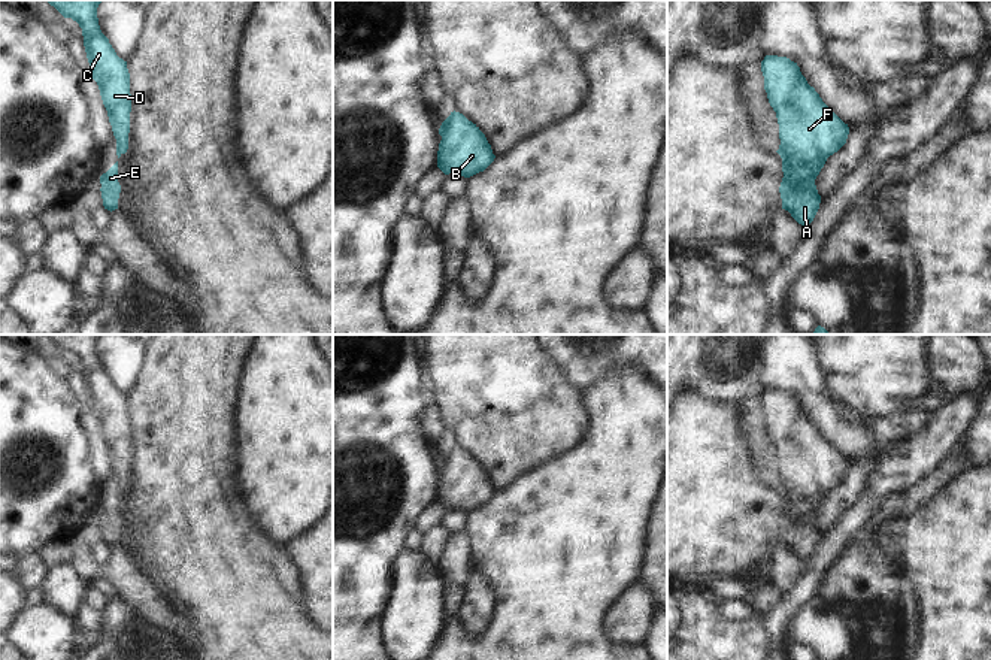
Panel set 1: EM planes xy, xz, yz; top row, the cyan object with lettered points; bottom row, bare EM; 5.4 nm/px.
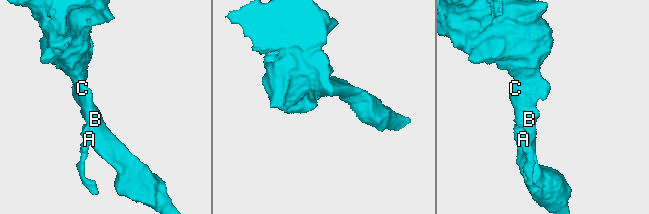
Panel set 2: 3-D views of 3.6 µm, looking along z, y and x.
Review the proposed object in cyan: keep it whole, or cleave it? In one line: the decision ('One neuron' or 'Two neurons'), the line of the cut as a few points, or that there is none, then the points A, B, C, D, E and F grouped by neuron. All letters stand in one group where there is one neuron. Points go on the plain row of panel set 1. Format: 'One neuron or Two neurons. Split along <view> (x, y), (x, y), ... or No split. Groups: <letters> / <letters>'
Two neurons. Split along yz (779, 481), (788, 509), (802, 523), (817, 529). Groups: A E / B C D F.

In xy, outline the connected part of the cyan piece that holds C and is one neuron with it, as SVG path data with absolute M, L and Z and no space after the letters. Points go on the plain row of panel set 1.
M46 334L64 352L72 352L82 363L84 381L93 414L97 417L109 457L121 488L128 484L130 467L130 408L127 396L119 393L101 367L97 342L101 334Z

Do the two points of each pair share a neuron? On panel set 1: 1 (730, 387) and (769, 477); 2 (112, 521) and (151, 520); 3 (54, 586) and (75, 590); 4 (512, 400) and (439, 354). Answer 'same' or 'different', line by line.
1: same
2: different
3: same
4: same

